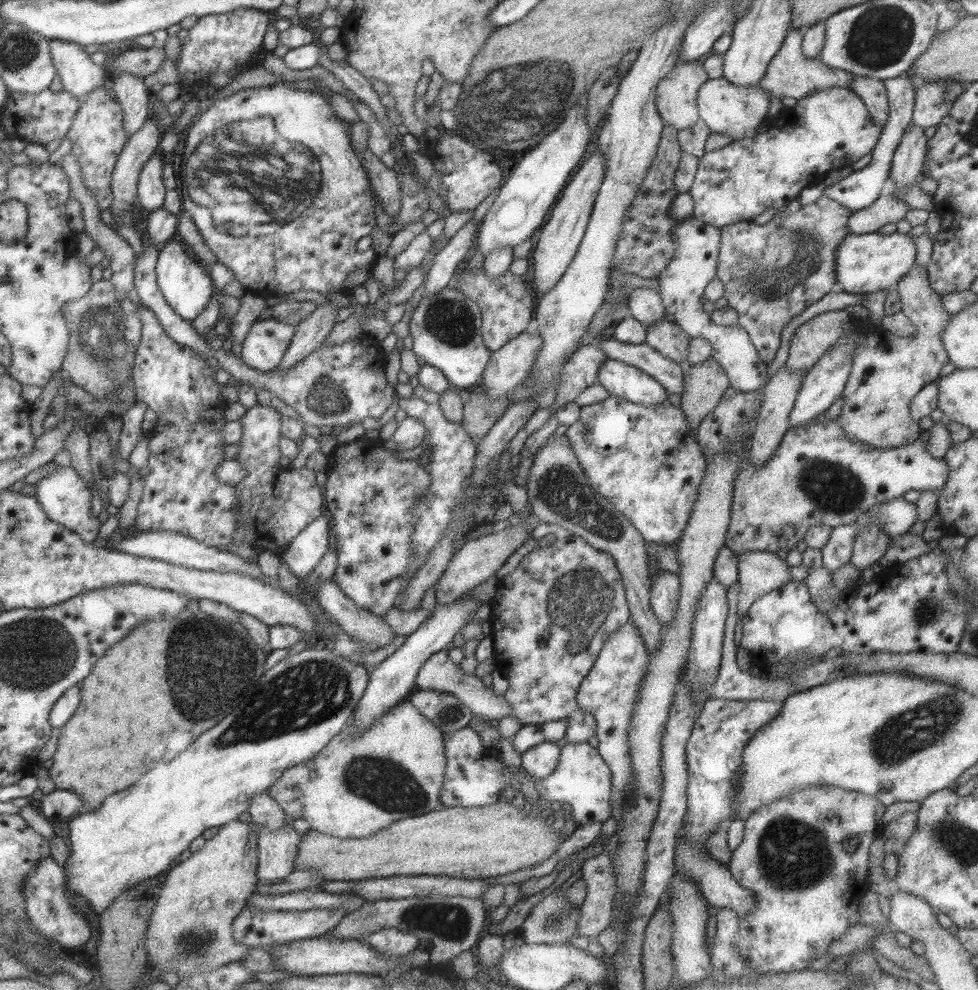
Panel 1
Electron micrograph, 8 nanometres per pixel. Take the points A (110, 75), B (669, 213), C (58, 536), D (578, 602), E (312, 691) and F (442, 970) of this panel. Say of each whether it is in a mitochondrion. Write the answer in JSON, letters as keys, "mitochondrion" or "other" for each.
{"A":"other","B":"other","C":"other","D":"mitochondrion","E":"mitochondrion","F":"other"}

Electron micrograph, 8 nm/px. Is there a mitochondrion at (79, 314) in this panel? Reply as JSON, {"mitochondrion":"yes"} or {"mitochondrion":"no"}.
{"mitochondrion":"yes"}

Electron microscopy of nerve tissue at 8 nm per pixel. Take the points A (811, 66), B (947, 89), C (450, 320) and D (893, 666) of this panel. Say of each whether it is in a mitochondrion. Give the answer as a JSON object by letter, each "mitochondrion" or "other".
{"A":"other","B":"mitochondrion","C":"mitochondrion","D":"other"}

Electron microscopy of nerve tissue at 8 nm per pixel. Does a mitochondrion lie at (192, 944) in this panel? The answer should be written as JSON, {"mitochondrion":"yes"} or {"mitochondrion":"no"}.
{"mitochondrion":"yes"}

